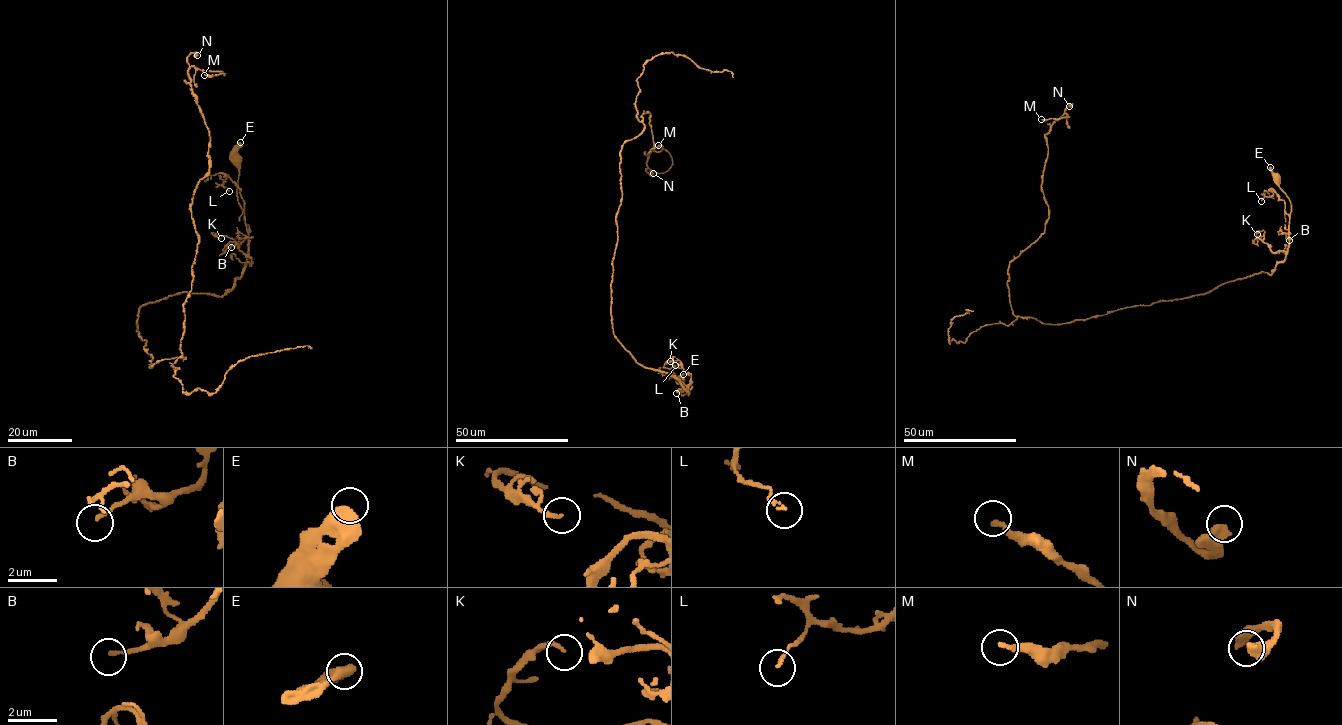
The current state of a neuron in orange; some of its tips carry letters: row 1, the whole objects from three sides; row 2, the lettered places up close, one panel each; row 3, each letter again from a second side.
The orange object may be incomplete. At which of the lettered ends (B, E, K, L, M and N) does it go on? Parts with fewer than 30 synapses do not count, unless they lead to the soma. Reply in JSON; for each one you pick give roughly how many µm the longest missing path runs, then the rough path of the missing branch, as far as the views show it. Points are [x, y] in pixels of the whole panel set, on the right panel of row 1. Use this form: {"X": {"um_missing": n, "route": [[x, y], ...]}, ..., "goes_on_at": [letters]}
{"goes_on_at": []}

